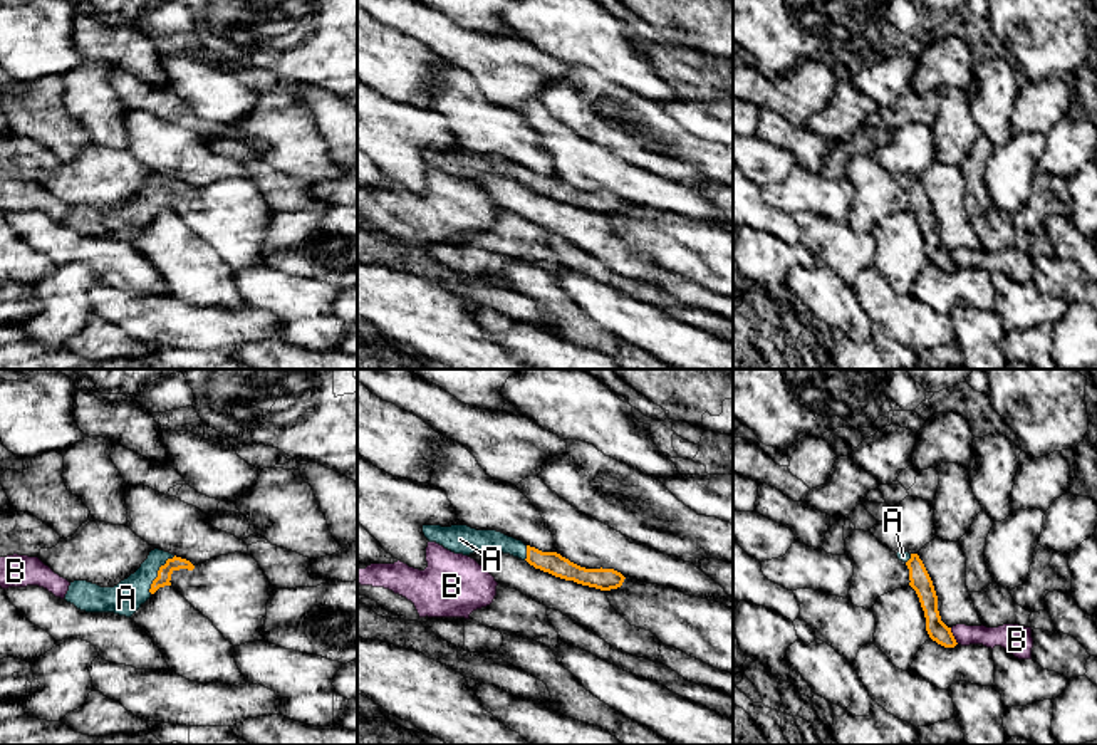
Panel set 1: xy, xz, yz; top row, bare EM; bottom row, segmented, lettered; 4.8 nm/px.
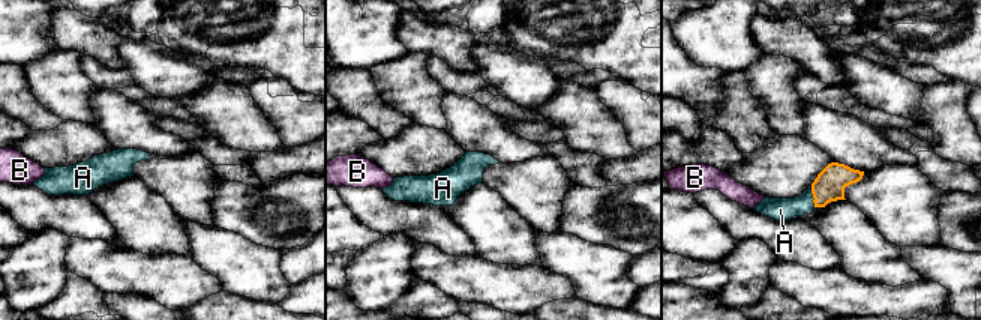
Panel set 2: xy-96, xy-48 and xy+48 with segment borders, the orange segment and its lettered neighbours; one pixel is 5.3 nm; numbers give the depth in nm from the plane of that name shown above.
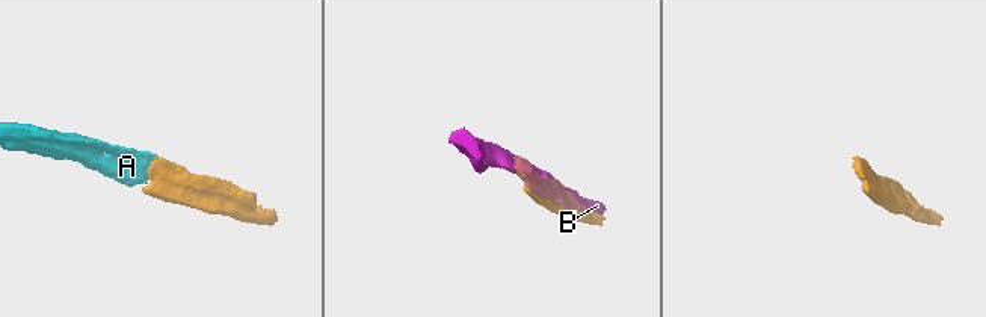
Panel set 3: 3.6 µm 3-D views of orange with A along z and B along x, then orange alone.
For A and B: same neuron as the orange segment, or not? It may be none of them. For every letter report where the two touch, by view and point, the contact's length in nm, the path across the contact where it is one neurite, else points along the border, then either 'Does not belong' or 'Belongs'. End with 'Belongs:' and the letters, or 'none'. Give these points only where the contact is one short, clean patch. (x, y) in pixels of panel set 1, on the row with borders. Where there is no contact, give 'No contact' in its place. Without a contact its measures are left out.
A: Touches orange at xy (158, 573). Shared border 220 nm. Path across: xy (165, 571), (158, 573), (150, 576), (126, 598). Belongs
B: Touches orange at yz (953, 636). Shared border 90 nm. Does not belong
Belongs: A

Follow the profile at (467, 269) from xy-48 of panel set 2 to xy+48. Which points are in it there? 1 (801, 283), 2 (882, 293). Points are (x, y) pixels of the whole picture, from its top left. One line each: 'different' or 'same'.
1: same
2: same

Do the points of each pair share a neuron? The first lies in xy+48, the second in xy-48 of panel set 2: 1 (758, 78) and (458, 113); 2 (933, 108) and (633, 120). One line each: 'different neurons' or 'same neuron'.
1: different neurons
2: different neurons

